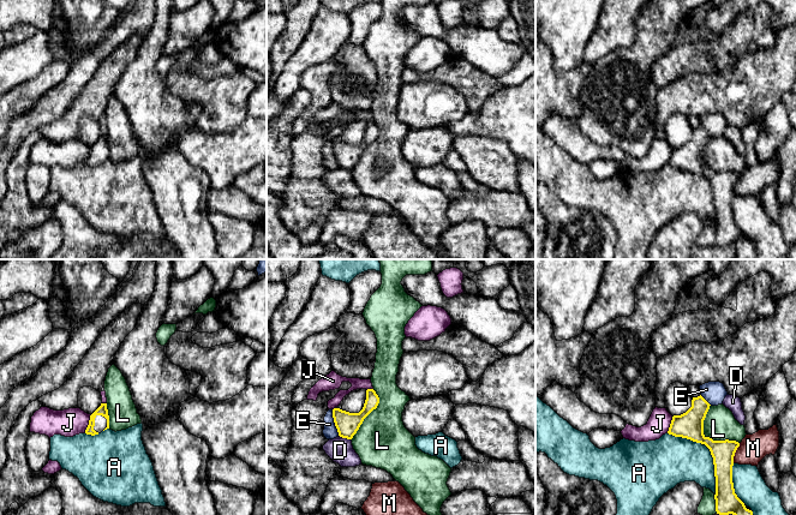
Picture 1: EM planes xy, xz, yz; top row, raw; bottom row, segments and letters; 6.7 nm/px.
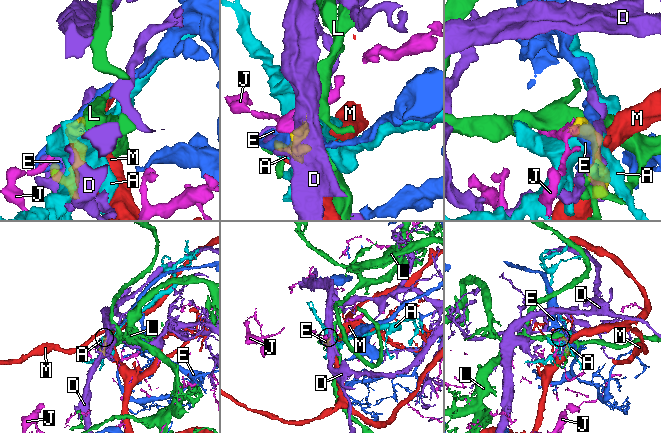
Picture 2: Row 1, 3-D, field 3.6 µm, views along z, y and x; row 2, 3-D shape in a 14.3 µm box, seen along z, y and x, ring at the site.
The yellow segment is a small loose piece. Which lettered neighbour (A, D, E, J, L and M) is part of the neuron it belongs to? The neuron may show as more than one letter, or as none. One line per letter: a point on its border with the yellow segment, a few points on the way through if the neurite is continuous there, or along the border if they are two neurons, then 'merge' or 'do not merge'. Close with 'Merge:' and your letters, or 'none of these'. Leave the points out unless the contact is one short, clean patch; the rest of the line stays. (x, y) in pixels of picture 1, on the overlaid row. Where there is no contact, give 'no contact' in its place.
A: contact yz (714, 469); do not merge
D: contact xz (345, 437); do not merge
E: contact xz (334, 421); border xz (331, 409), (331, 417), (339, 435); do not merge
J: contact xy (89, 424); border xy (91, 414), (84, 432); do not merge
L: contact yz (707, 437); do not merge
M: contact yz (735, 451); border yz (740, 443), (732, 462); do not merge
Merge: none of these

